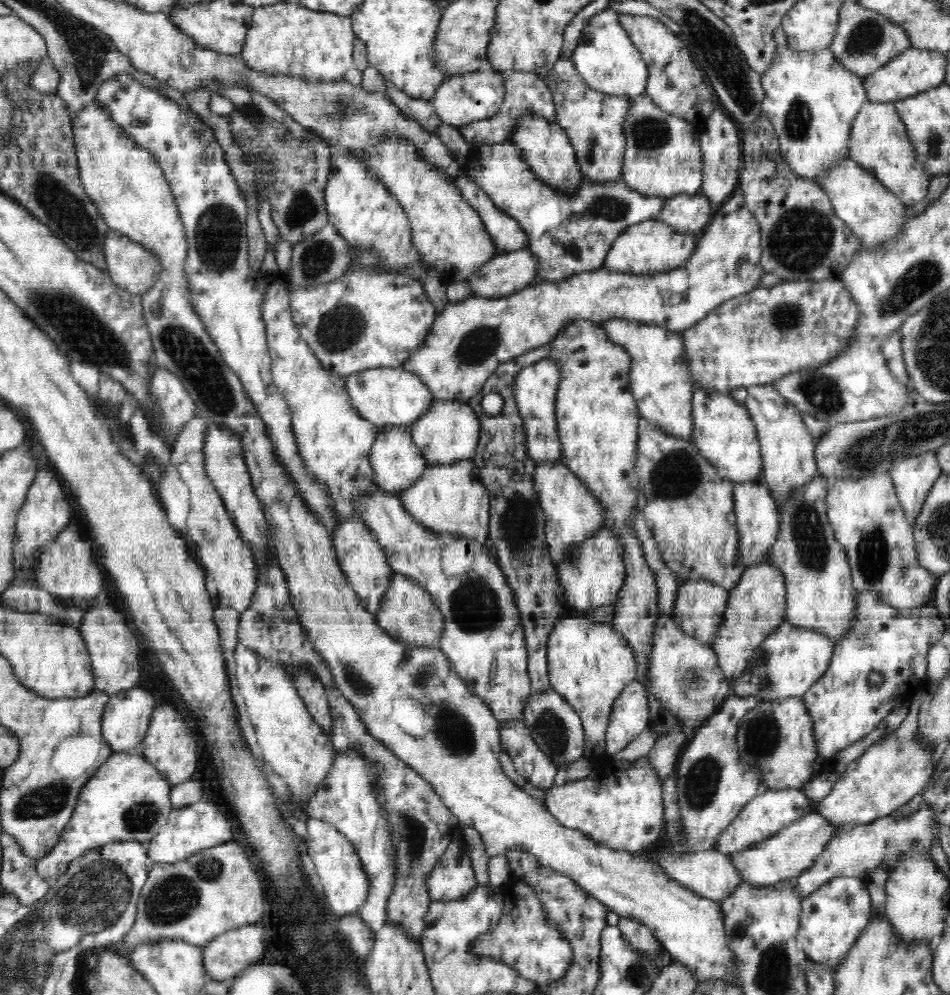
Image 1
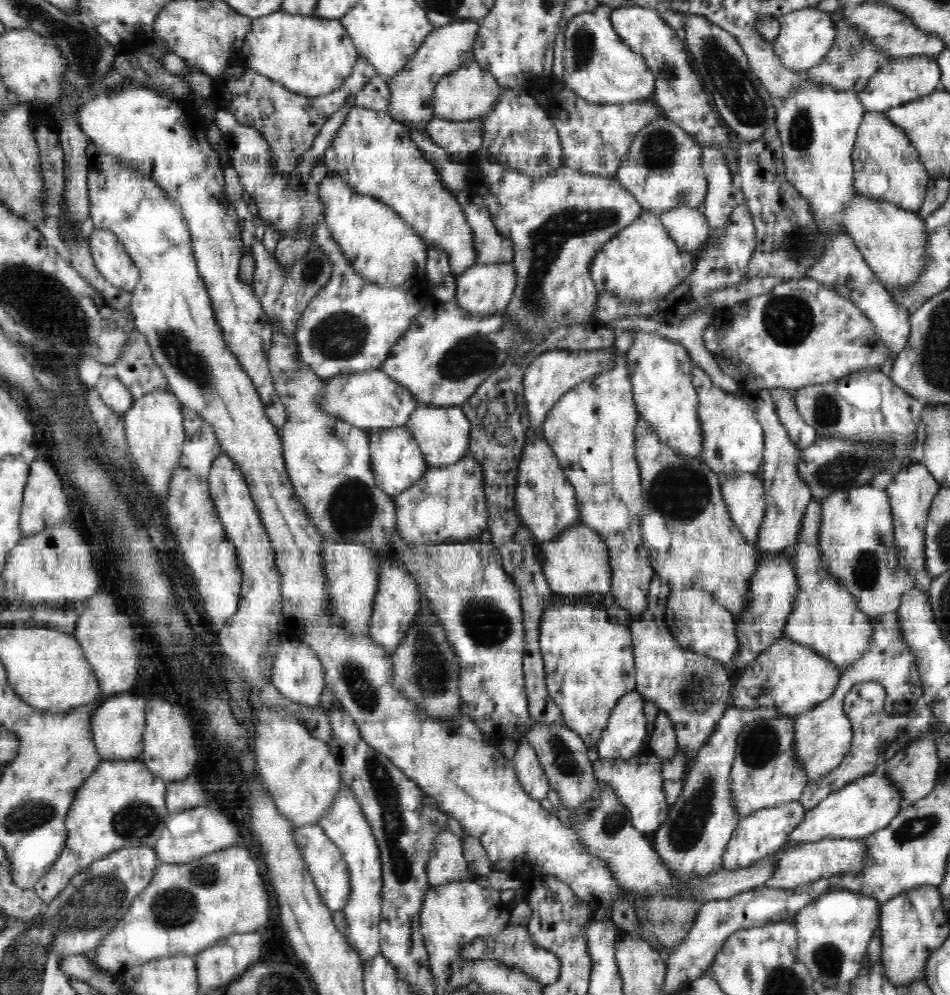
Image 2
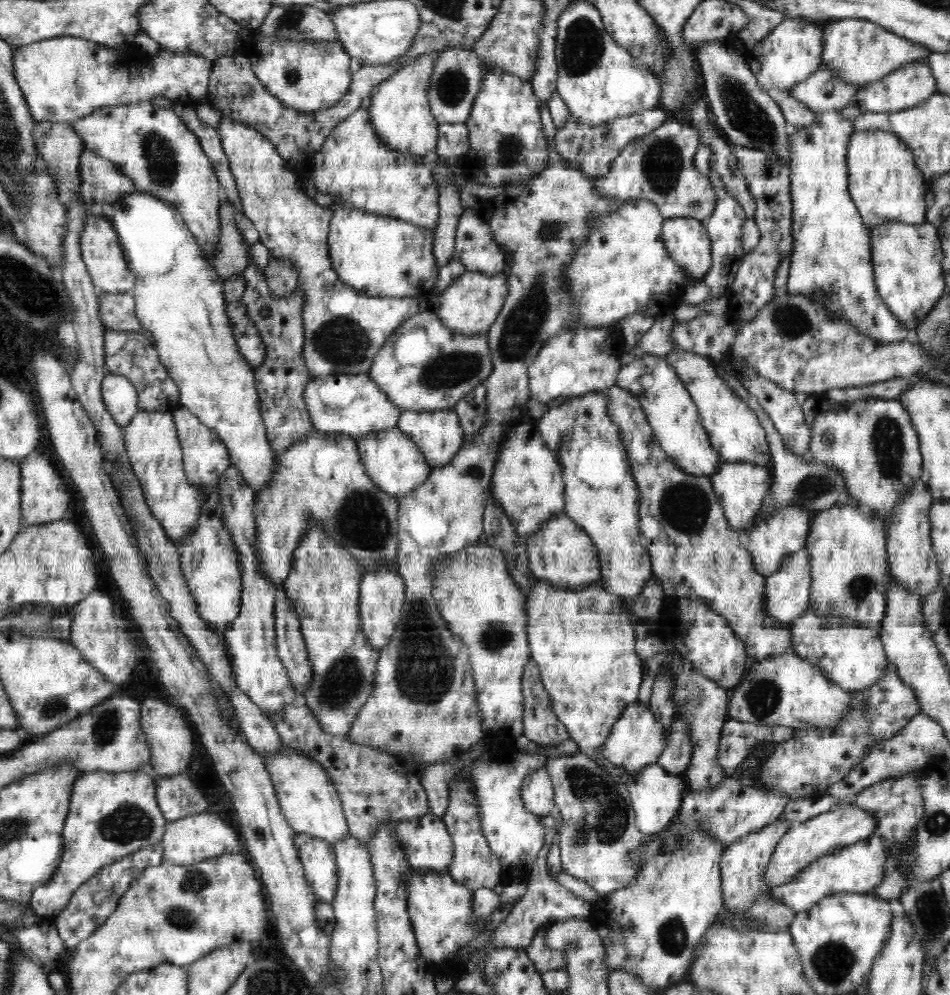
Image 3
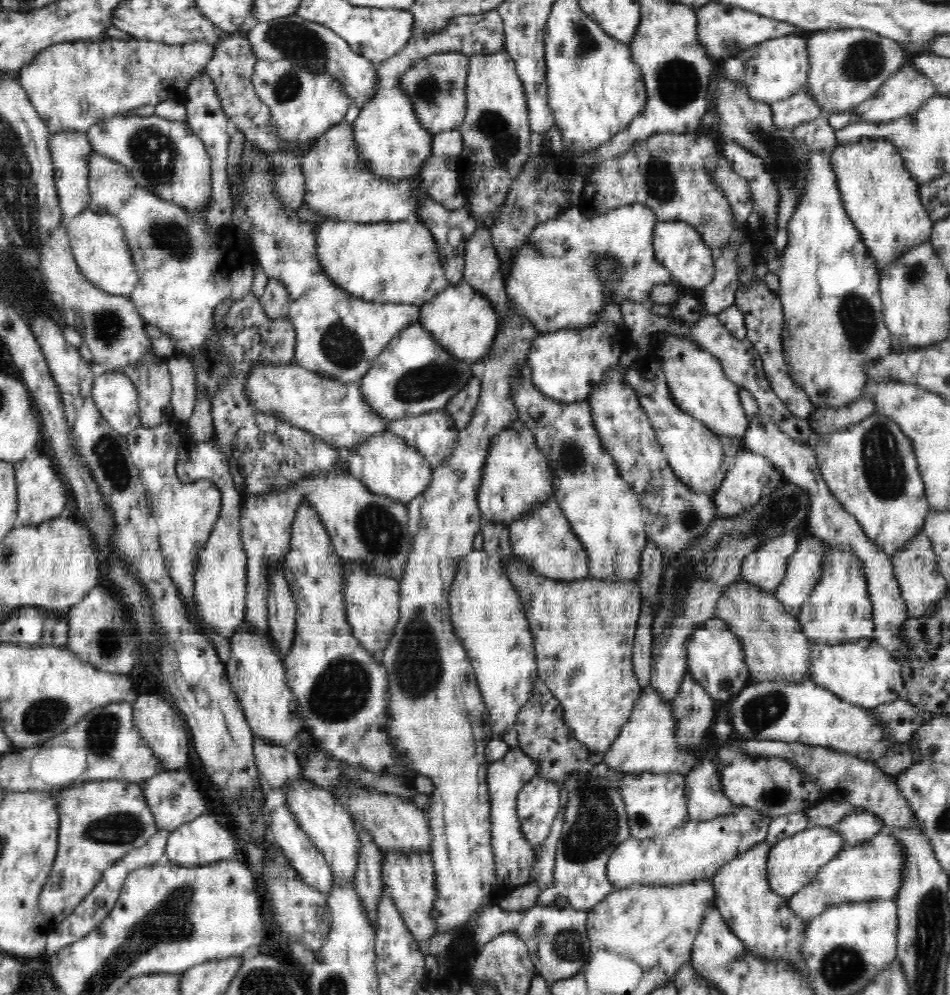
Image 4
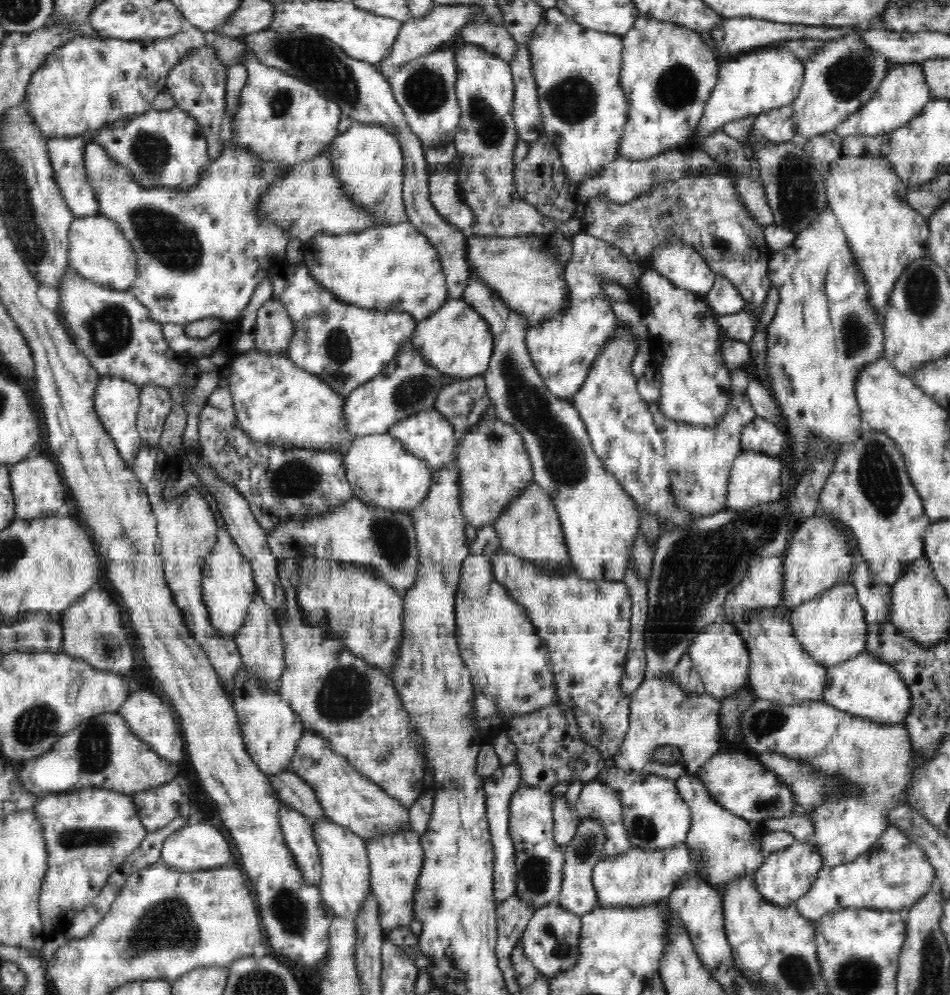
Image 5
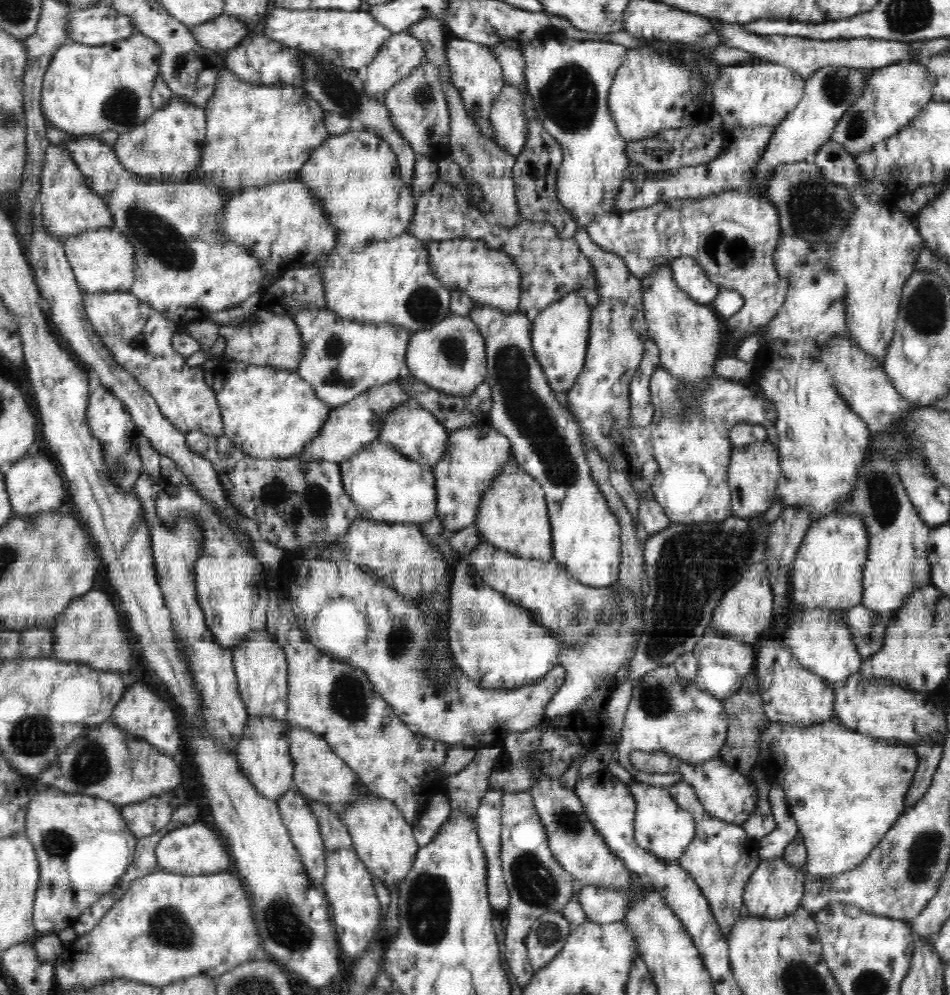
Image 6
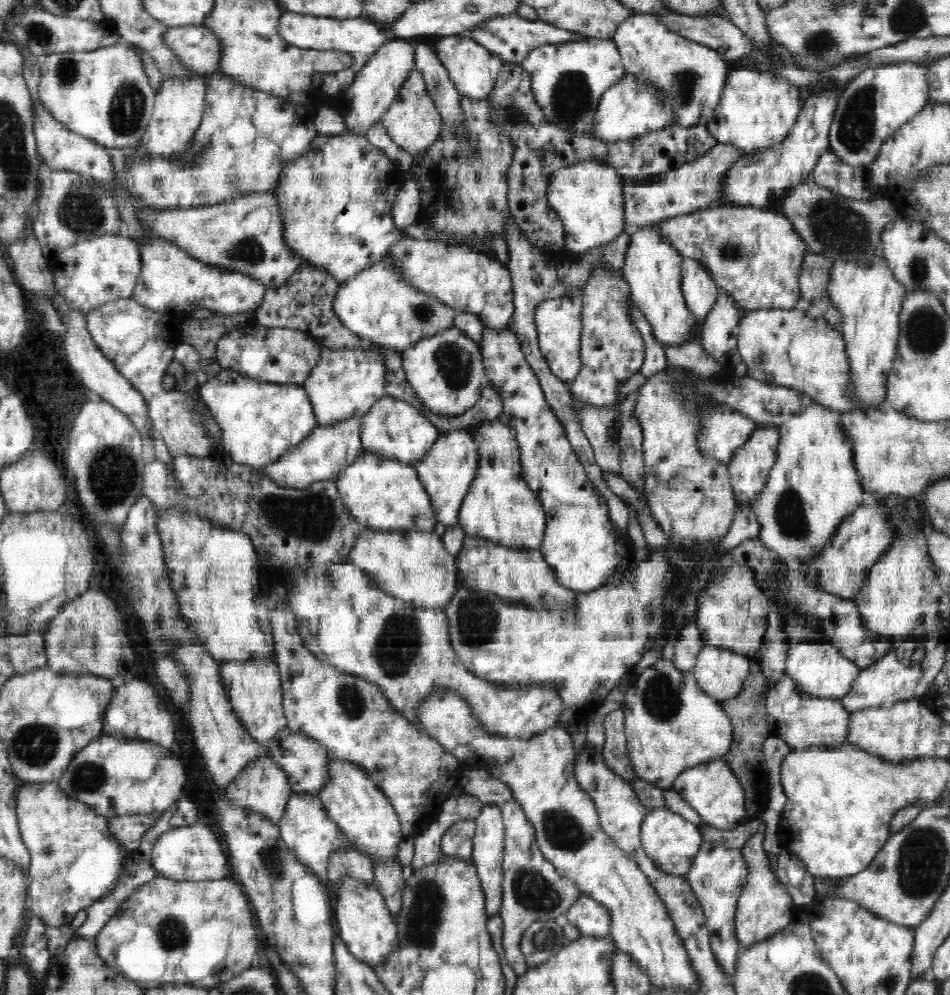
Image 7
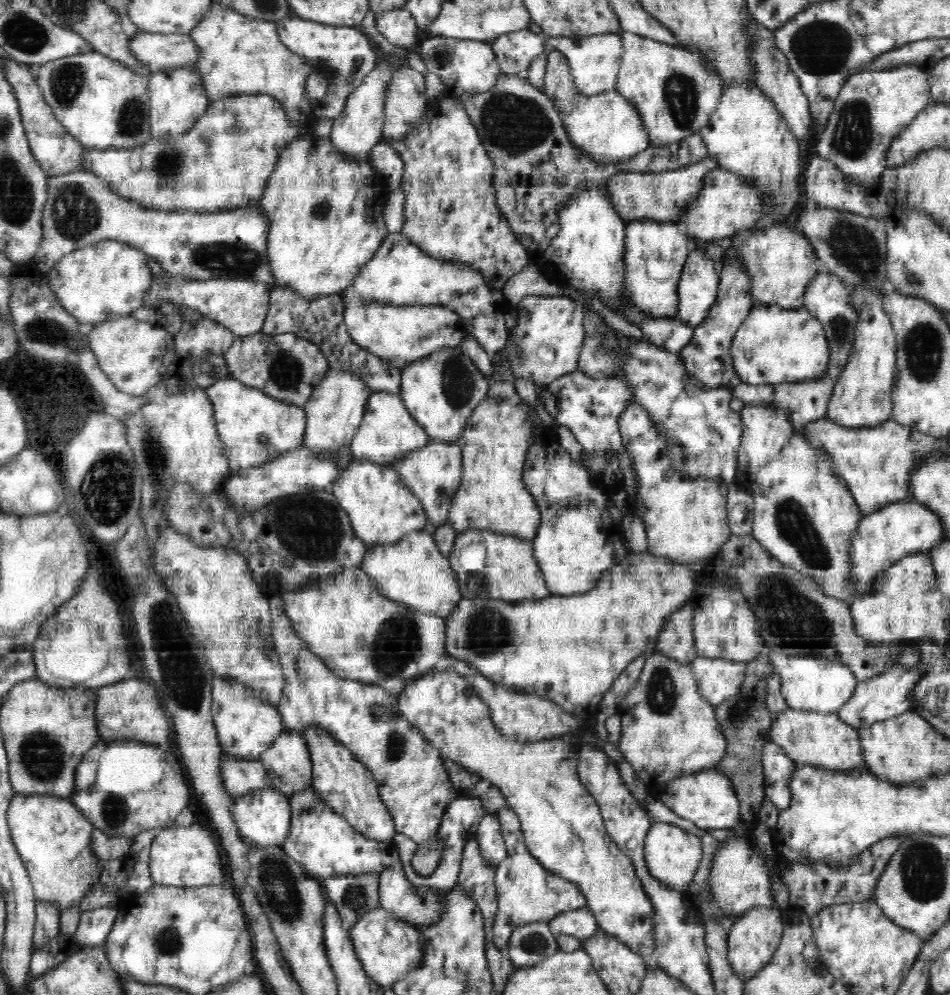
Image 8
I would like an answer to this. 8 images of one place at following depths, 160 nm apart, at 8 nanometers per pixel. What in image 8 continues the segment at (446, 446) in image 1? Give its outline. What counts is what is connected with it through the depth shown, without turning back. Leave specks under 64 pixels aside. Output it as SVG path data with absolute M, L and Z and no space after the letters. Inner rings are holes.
M378 391L368 396L365 413L351 442L352 458L356 461L391 464L407 452L418 450L430 442L424 429L411 417L399 394Z

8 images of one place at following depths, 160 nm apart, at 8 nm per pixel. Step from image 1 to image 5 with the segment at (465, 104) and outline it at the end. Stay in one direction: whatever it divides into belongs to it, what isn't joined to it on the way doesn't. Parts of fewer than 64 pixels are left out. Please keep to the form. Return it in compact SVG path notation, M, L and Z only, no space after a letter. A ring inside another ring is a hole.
M450 45L410 60L388 78L408 126L426 149L448 146L454 141L461 117L461 108L455 91L456 75L458 68L455 52Z

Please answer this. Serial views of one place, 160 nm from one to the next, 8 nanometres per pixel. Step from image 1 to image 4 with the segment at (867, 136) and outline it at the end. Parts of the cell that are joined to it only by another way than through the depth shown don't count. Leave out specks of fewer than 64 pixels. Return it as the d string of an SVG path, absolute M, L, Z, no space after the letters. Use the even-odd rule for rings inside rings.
M864 137L854 143L836 145L831 154L831 167L834 168L839 195L842 196L847 215L859 230L860 237L870 250L872 259L876 261L876 269L879 273L892 265L904 250L912 249L916 244L930 242L934 222L930 219L926 208L923 208L923 201L919 199L919 184L905 168L899 149L891 141Z

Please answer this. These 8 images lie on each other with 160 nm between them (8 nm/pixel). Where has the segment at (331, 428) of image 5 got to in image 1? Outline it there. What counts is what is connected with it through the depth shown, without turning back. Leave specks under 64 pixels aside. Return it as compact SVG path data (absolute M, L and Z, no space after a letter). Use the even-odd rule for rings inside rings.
M370 368L347 376L347 392L355 411L381 427L410 424L418 420L435 402L430 388L415 373L400 368Z

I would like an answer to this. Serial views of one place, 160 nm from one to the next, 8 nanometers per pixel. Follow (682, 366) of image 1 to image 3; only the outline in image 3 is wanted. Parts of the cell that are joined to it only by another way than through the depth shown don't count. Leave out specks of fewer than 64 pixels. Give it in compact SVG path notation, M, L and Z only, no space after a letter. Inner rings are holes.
M646 354L630 362L621 368L615 384L640 401L656 440L676 468L691 473L691 476L712 477L717 473L724 462L720 462L720 455L710 445L696 402L688 394L676 370L668 365L665 356Z

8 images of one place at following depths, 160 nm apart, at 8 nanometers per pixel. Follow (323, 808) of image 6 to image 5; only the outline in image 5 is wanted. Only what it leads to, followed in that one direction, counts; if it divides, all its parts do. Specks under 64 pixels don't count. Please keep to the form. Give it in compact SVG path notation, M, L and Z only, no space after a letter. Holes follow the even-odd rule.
M290 769L278 777L268 778L278 795L278 800L302 813L309 822L325 816L326 812L321 807L315 790L304 779L294 775Z

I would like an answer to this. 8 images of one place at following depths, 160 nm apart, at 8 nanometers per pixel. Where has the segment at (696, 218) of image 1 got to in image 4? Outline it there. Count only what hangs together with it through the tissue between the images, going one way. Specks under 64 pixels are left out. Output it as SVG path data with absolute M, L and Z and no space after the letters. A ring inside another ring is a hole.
M661 221L657 222L653 246L655 249L656 261L671 272L675 284L690 289L704 289L715 274L715 263L713 252L704 244L700 233L694 226L683 221Z

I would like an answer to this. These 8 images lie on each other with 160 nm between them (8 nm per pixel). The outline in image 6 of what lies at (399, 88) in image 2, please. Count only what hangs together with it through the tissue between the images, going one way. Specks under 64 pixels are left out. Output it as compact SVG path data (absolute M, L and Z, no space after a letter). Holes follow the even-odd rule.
M356 125L344 134L330 135L312 151L295 177L307 184L328 223L336 229L335 248L338 250L401 236L415 215L415 195L400 177L400 167L391 144Z

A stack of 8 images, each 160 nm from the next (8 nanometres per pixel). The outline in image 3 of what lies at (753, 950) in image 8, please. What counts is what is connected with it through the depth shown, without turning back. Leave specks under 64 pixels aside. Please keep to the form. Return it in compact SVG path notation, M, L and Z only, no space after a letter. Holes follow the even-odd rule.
M849 799L810 820L792 823L768 862L768 868L764 872L764 883L768 887L788 884L802 868L806 868L814 860L820 860L820 857L828 856L837 849L868 839L875 834L876 827L878 827L875 814L876 812L868 812L867 809L860 808Z

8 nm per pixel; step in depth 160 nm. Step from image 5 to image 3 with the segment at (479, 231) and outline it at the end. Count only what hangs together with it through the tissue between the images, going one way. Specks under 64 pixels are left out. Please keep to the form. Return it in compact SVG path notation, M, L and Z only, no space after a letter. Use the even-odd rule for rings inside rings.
M483 66L483 84L465 122L469 149L457 162L466 181L496 187L538 175L550 164L539 104L530 81Z

